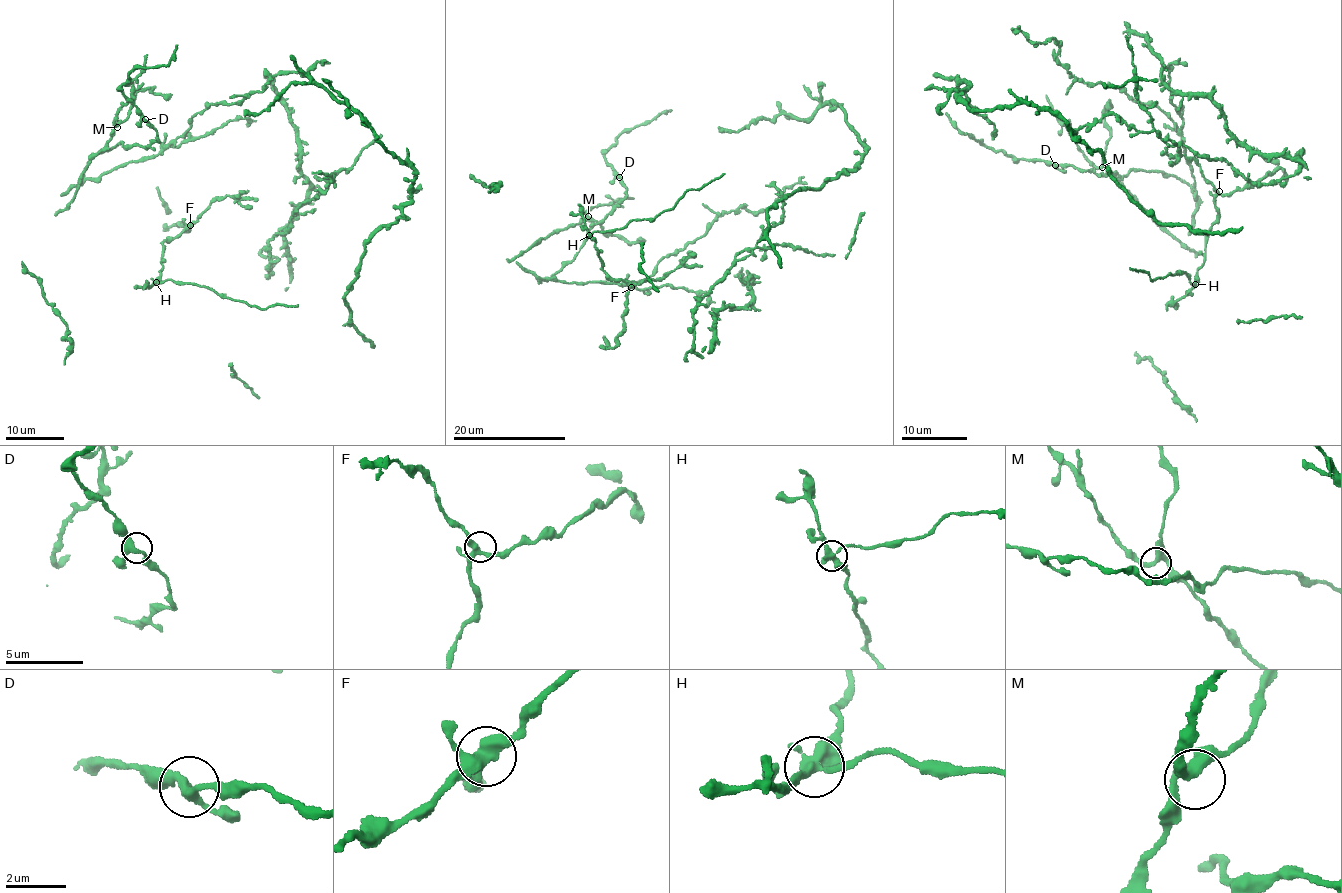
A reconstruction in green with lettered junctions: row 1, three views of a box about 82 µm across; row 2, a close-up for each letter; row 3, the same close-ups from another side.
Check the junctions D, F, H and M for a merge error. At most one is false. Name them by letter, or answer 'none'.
H

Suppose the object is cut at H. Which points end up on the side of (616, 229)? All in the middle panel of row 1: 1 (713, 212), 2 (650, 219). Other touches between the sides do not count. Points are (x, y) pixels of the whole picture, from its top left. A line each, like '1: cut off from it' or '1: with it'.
1: cut off from it
2: with it

